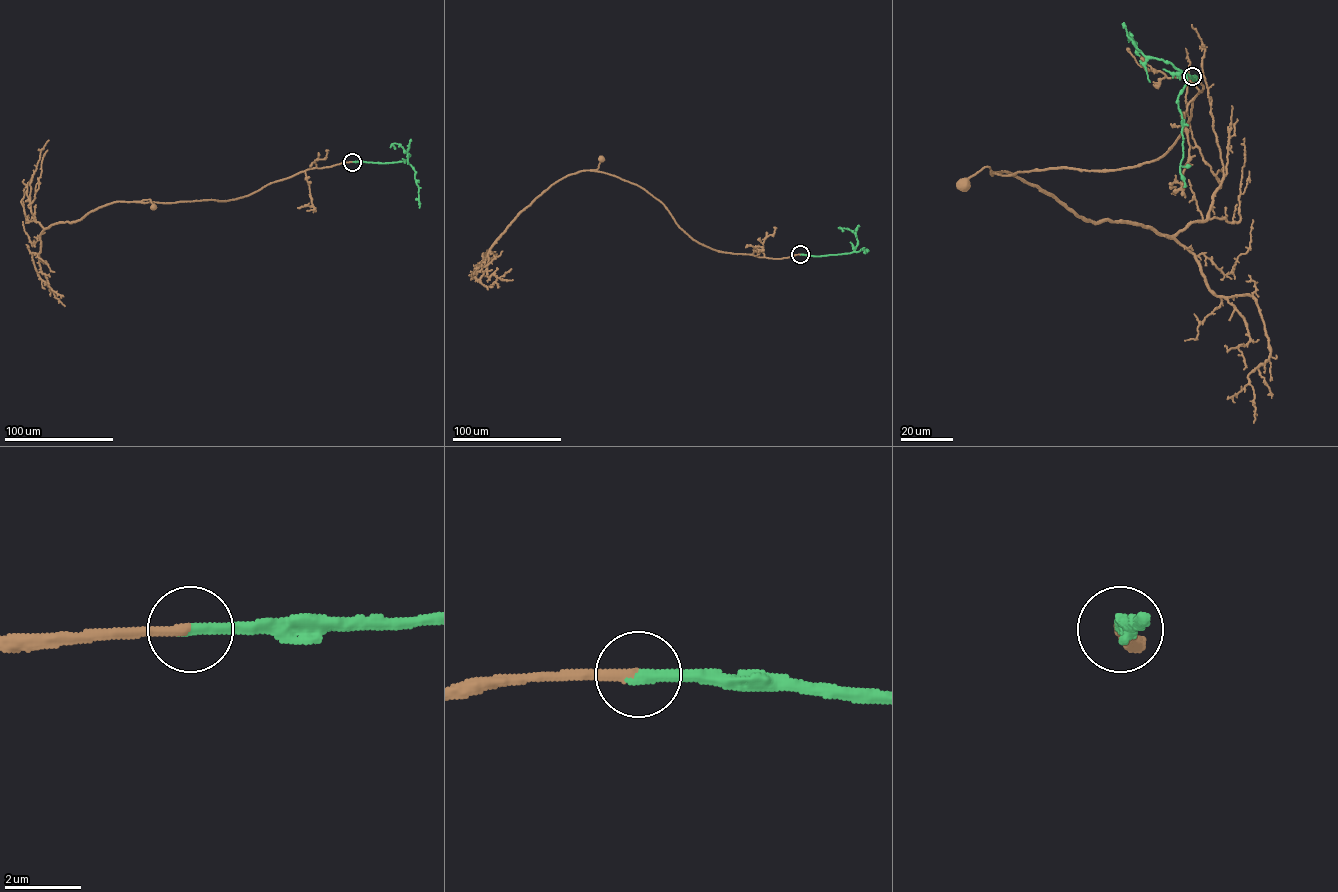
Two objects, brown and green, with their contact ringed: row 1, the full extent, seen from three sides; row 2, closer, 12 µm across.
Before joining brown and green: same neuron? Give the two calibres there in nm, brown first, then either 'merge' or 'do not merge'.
280/300 nm | merge

